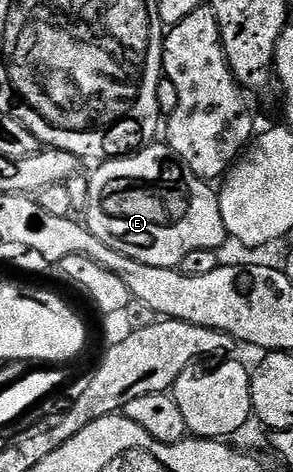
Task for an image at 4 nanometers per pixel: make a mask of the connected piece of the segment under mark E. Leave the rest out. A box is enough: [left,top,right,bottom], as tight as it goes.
[82,142,229,269]

